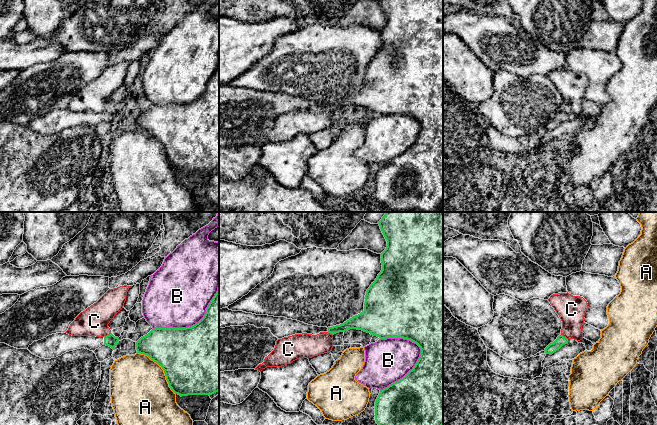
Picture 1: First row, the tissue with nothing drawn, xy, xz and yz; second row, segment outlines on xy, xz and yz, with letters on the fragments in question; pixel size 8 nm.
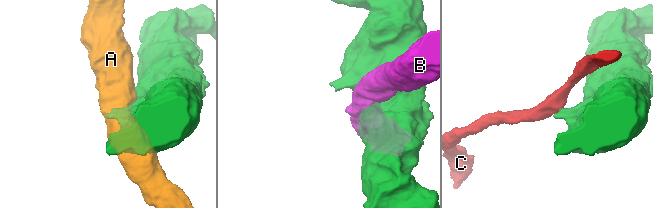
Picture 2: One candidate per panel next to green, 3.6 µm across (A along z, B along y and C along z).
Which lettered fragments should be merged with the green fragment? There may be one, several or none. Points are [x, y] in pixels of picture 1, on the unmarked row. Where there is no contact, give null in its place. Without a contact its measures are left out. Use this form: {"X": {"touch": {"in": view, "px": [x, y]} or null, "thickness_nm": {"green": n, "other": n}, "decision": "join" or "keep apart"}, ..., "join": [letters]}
{"A": {"touch": {"in": "xy", "px": [162, 144]}, "thickness_nm": {"green": 500, "other": 460}, "decision": "keep apart"}, "B": {"touch": {"in": "xz", "px": [410, 146]}, "thickness_nm": {"green": 500, "other": 360}, "decision": "keep apart"}, "C": {"touch": {"in": "xy", "px": [107, 111]}, "thickness_nm": {"green": 100, "other": 220}, "decision": "keep apart"}, "join": []}

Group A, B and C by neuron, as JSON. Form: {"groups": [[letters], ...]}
{"groups": [["A"], ["B"], ["C"]]}

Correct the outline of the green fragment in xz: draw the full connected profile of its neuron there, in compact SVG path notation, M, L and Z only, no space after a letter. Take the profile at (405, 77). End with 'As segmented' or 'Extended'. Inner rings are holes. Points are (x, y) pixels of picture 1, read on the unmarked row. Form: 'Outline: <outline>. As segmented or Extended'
Outline: M379 0L379 2L387 17L387 23L381 29L382 46L378 50L375 57L367 65L364 78L364 87L360 90L353 92L343 100L327 104L308 101L297 96L287 95L285 93L256 91L243 87L232 87L228 84L222 84L219 85L219 104L230 102L244 102L250 100L254 101L257 104L269 104L271 109L278 115L302 109L317 111L320 108L328 108L334 111L339 108L345 108L349 105L357 105L370 109L373 112L377 112L380 115L403 114L410 116L420 123L420 133L413 145L410 146L402 155L392 159L387 164L384 164L380 167L375 178L375 196L380 203L385 204L388 208L394 210L395 212L435 212L438 208L441 207L441 203L443 202L443 0Z. Extended

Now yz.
Outline: M559 111L553 119L550 119L545 124L544 127L546 130L553 130L554 128L556 128L558 125L560 125L563 121L567 119L568 119L568 115L564 113L563 111Z. As segmented

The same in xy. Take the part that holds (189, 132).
Outline: M219 63L204 93L186 104L154 104L136 118L137 129L147 131L164 146L171 166L182 172L212 171L219 167Z. As segmented

